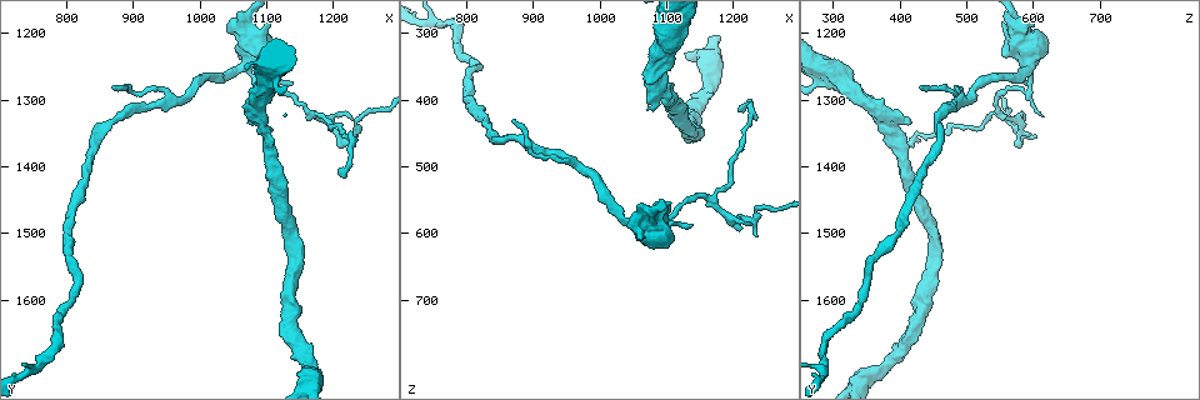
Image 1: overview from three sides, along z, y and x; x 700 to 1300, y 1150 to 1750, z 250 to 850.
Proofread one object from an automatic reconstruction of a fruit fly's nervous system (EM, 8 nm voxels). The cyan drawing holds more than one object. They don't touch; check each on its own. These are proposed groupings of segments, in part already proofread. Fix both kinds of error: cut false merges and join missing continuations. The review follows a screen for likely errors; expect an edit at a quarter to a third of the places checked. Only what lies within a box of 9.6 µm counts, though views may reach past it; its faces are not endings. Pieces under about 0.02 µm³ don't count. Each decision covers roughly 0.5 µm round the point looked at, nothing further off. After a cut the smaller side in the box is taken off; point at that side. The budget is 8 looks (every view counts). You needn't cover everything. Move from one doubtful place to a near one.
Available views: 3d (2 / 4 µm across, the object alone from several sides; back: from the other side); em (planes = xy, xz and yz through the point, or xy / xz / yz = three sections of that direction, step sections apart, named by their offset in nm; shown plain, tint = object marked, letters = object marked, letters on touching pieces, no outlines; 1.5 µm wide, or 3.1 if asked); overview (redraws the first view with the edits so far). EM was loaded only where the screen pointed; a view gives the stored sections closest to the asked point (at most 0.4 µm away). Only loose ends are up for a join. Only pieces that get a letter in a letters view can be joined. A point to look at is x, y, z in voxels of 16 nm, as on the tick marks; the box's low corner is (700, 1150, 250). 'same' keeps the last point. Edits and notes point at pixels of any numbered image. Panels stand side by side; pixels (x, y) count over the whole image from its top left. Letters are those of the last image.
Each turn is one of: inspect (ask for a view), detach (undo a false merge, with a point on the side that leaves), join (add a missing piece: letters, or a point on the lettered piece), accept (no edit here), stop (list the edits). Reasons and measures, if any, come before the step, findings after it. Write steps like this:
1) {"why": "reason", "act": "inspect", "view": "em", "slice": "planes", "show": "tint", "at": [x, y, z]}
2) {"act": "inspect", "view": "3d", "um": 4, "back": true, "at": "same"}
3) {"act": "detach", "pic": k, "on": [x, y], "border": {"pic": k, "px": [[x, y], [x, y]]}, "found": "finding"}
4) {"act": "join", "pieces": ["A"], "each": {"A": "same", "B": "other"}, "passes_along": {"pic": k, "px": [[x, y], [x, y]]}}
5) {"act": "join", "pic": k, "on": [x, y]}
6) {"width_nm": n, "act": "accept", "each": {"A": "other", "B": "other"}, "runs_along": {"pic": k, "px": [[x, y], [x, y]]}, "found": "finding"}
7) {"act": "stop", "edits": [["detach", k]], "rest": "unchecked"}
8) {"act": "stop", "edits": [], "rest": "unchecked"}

{"why": "stops while still wide", "act": "inspect", "view": "3d", "um": 4, "at": [1080, 1335, 410]}

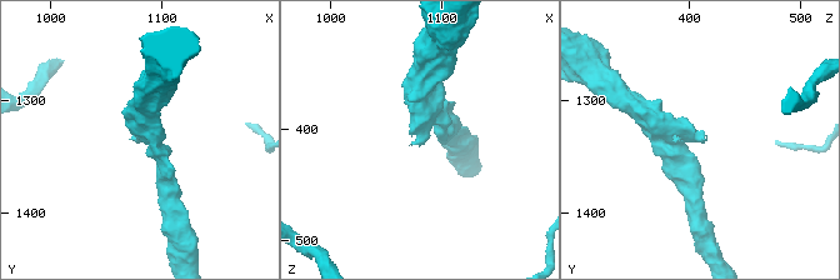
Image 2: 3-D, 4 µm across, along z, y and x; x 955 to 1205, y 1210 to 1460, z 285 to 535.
{"act": "inspect", "view": "em", "slice": "planes", "show": "plain", "at": [1076, 1336, 416]}

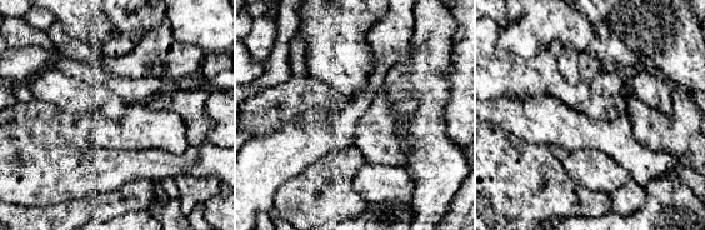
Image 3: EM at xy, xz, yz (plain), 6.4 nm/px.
{"why": "what lies round it", "act": "inspect", "view": "em", "slice": "planes", "show": "letters", "at": "same"}

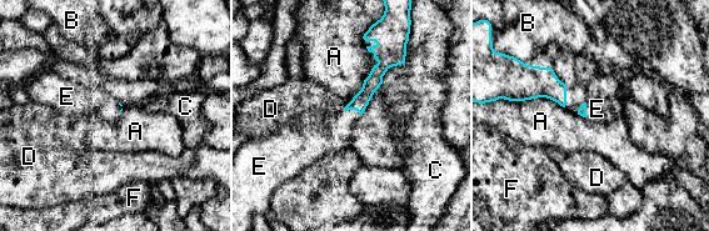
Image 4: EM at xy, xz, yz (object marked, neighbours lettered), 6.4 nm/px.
{"act": "join", "pieces": ["E"], "each": {"A": "other", "B": "other", "C": "other", "D": "other", "E": "same", "F": "other"}, "found": "it goes on there"}

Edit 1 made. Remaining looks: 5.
{"why": "see it whole again", "act": "inspect", "view": "overview"}

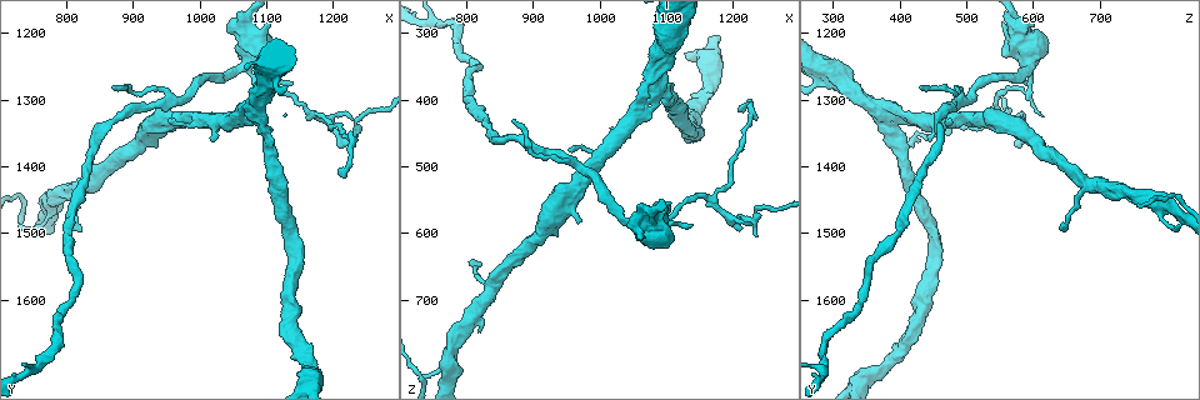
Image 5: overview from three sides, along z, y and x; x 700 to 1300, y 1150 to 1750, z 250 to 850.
{"why": "thick end", "act": "inspect", "view": "3d", "um": 2, "at": [970, 1330, 585]}

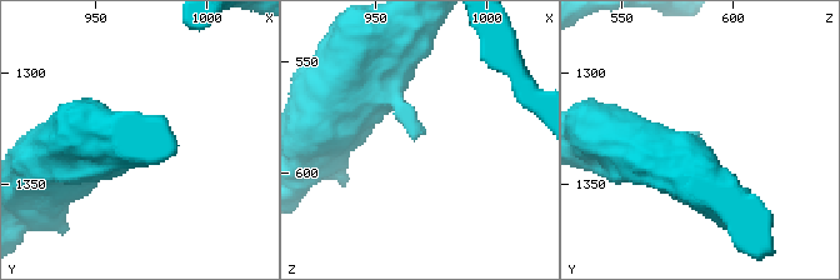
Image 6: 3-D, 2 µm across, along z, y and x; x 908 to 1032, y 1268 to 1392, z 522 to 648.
{"act": "inspect", "view": "em", "slice": "planes", "show": "tint", "at": "same"}

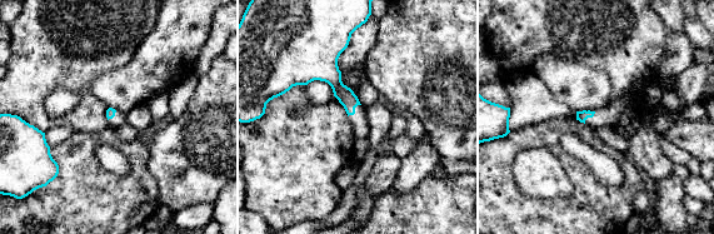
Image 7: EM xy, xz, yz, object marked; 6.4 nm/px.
{"why": "see the neighbours", "act": "inspect", "view": "em", "slice": "planes", "show": "letters", "at": "same"}

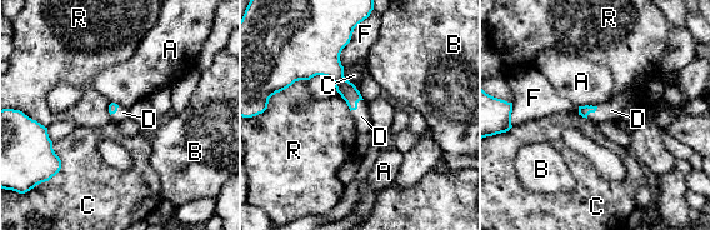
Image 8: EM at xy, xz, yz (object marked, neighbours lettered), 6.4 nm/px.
{"act": "join", "pieces": ["D"], "each": {"A": "other", "B": "other", "C": "other", "D": "same", "F": "other", "R": "other"}, "passes_along": {"pic": 8, "px": [[348, 90], [356, 106], [361, 116]]}, "found": "the neuron continues"}

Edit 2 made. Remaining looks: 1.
{"act": "stop", "edits": [["join", 4], ["join", 8]], "rest": "unchecked"}

